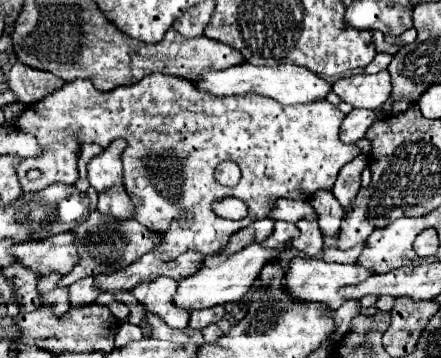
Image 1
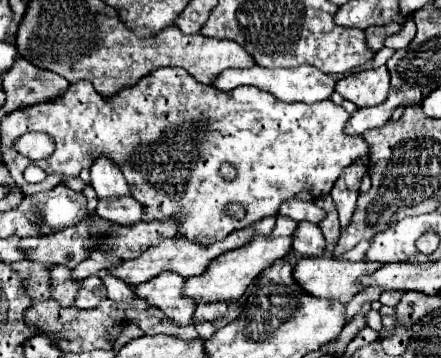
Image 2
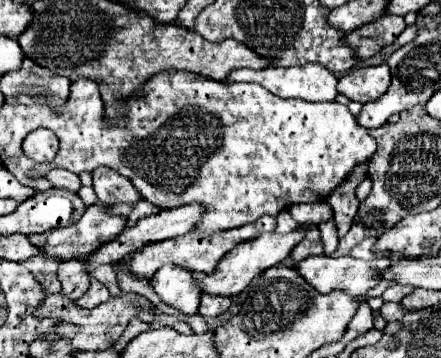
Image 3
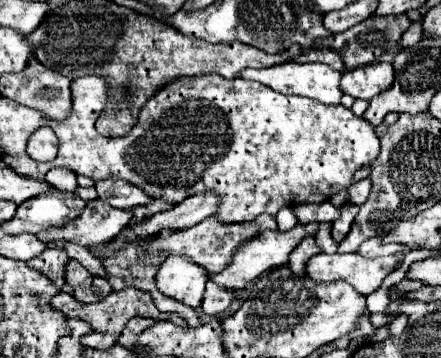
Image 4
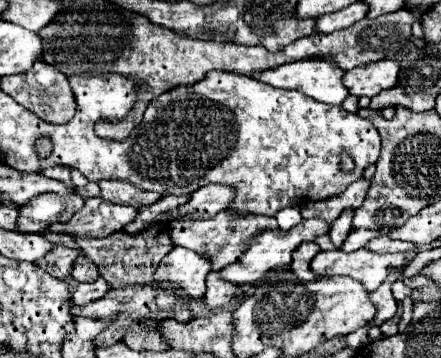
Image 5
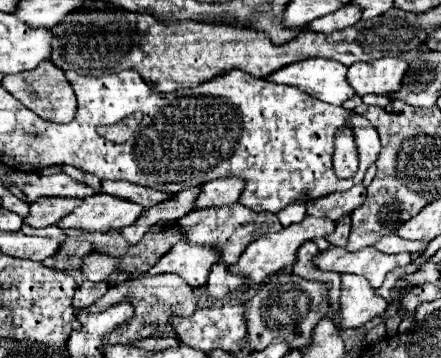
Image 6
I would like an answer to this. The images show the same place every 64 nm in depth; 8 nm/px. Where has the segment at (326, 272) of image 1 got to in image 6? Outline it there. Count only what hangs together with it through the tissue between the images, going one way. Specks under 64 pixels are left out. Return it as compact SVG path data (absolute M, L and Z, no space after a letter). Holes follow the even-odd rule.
M328 248L316 254L314 266L338 274L358 274L364 276L372 288L380 288L386 274L398 266L412 262L408 252L402 254L382 254L376 248L360 248L356 252L346 252L344 248Z

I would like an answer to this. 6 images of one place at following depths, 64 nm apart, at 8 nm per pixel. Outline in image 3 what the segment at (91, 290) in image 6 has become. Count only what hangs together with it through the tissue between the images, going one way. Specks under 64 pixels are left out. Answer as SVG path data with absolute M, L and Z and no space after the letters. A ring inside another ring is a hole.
M90 278L90 288L84 292L82 298L76 300L76 304L78 304L78 306L84 306L84 308L94 308L94 306L102 304L102 302L108 300L108 298L110 298L108 288L106 288L102 282L98 282L96 278Z

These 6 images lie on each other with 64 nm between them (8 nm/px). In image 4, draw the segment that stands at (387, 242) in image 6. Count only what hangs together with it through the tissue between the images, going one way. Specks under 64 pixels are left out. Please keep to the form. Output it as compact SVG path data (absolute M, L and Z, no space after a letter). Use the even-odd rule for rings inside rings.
M372 238L372 240L364 240L364 244L360 244L360 248L356 250L358 254L366 256L366 258L376 258L376 256L390 256L396 252L404 252L404 246L398 244L382 244L382 238Z

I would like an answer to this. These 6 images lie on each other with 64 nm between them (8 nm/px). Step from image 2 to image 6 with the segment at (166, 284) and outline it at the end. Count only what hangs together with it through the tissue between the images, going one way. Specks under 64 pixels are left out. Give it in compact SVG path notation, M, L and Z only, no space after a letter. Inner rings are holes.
M180 240L176 246L172 246L170 252L166 252L158 260L154 268L148 270L148 276L170 272L184 278L188 286L200 288L200 286L206 286L208 272L216 262L218 262L218 256L210 248L196 248Z

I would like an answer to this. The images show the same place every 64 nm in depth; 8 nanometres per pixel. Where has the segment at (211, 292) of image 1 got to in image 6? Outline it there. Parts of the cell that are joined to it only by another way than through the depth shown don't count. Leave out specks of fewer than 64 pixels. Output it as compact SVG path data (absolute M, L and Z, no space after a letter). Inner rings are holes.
M306 216L300 224L292 224L292 226L288 226L288 228L282 228L280 232L270 232L270 234L264 234L264 236L260 236L258 240L254 240L254 242L242 252L240 260L228 268L228 272L246 276L246 278L250 278L250 280L256 282L256 284L262 284L262 282L264 282L264 276L268 276L268 274L272 274L272 272L278 272L278 270L284 268L284 266L292 266L292 264L296 262L296 252L298 252L298 248L300 248L306 240L314 240L314 238L320 238L320 236L328 236L334 228L336 228L336 222L332 222L332 220L328 220L328 218Z

